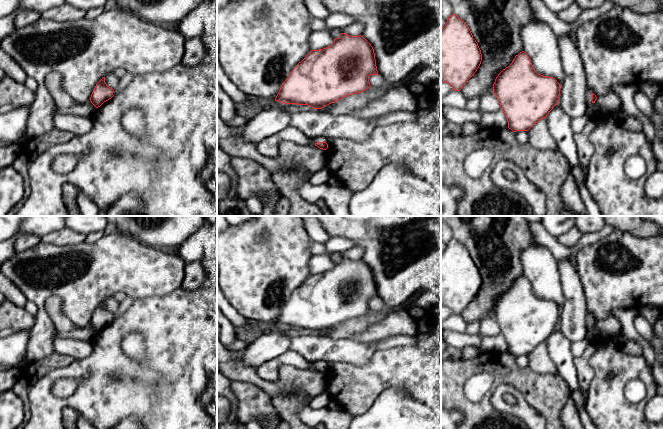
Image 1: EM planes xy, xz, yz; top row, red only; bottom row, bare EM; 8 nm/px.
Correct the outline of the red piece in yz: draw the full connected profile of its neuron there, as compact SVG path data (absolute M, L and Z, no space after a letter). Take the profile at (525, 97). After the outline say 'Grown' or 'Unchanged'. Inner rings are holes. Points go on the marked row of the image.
M522 51L498 74L493 93L506 115L508 128L528 131L558 104L560 84L553 77L538 74Z. Unchanged

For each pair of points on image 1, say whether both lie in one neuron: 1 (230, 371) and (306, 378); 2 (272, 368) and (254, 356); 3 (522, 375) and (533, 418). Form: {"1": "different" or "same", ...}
{"1": "same", "2": "different", "3": "different"}

